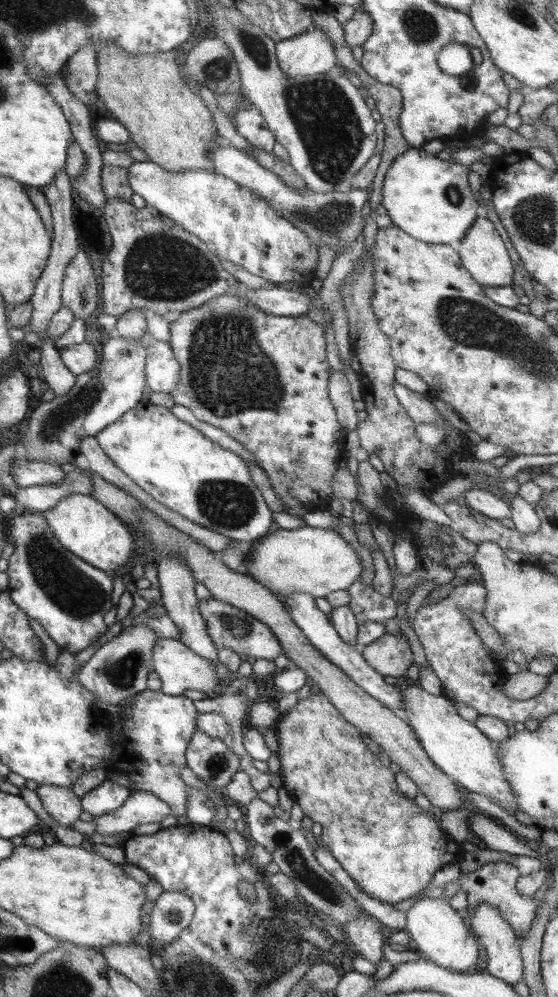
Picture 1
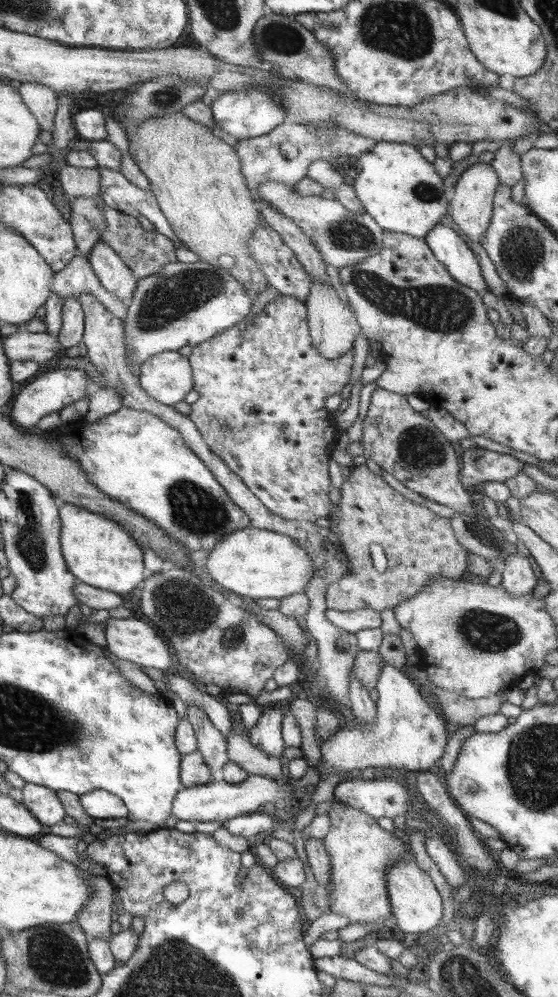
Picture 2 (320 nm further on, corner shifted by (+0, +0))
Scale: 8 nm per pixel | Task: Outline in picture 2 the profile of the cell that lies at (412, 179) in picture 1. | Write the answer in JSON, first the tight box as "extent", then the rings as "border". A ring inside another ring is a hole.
{"extent":[351,141,454,239],"border":[[[380,141],[366,151],[366,166],[351,186],[366,214],[384,231],[422,239],[448,215],[448,203],[454,194],[452,188],[445,191],[444,178],[422,157],[418,147],[399,142]]]}

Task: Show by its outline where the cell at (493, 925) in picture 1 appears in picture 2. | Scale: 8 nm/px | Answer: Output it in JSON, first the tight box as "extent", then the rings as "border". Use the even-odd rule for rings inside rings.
{"extent":[425,836,466,888],"border":[[[425,836],[425,848],[428,856],[436,863],[439,871],[446,877],[447,883],[454,888],[466,884],[464,868],[456,861],[457,855],[446,843],[446,840],[439,837]]]}

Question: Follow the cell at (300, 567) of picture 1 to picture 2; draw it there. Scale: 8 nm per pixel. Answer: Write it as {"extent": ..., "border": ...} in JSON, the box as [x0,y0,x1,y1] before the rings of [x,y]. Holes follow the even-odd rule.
{"extent":[204,526,313,599],"border":[[[252,526],[226,535],[210,551],[205,559],[204,568],[208,570],[210,578],[230,592],[252,599],[258,598],[284,598],[291,594],[303,592],[310,577],[313,577],[313,564],[307,552],[285,534],[272,530],[258,529]]]}

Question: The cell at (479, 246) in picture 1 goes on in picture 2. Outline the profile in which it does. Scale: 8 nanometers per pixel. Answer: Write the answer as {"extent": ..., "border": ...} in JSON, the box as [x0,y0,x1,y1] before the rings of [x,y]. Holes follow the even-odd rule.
{"extent":[448,162,499,245],"border":[[[478,162],[472,164],[465,172],[453,188],[453,197],[450,202],[448,213],[452,216],[452,220],[458,228],[472,242],[478,242],[483,245],[483,240],[486,238],[486,232],[490,228],[490,221],[494,212],[493,200],[498,189],[499,179],[496,172],[489,166],[488,163]]]}

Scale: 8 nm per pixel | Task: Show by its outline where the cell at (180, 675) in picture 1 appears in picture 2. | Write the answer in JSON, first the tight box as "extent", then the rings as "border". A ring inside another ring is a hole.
{"extent":[103,614,177,673],"border":[[[138,614],[129,618],[113,618],[108,616],[103,625],[106,637],[105,648],[112,655],[138,664],[140,667],[152,667],[164,673],[177,669],[174,649],[159,635],[155,626]]]}

